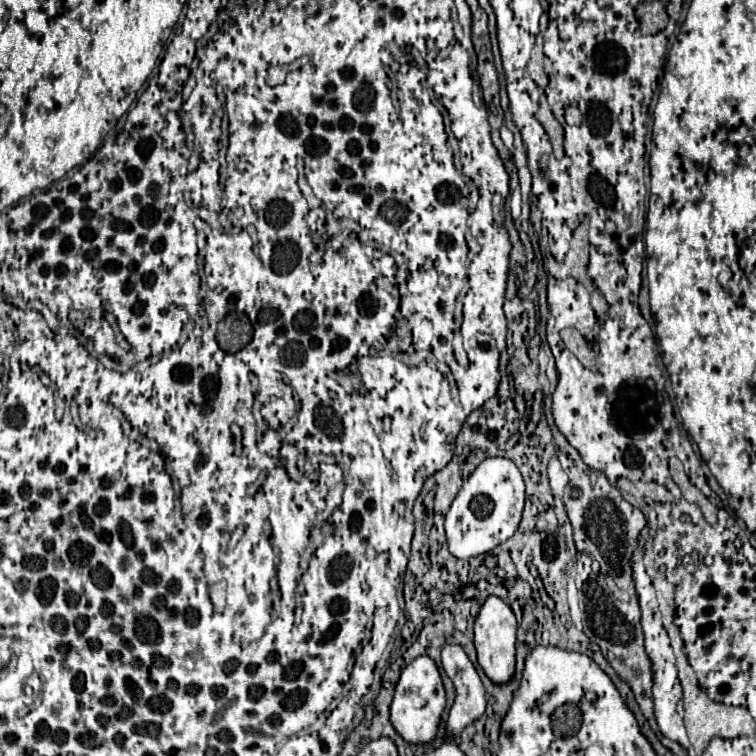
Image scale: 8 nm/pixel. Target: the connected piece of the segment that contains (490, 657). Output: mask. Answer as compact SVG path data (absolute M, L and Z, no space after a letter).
M489 596L475 620L475 648L479 666L495 684L507 684L515 674L515 632L517 622L513 610L497 596Z

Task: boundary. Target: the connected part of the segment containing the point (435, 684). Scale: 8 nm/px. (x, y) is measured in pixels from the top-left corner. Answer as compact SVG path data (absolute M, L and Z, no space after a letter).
M419 656L403 672L395 688L391 704L391 722L395 730L409 744L429 744L441 724L441 714L445 710L445 686L439 674L439 668L429 656Z

